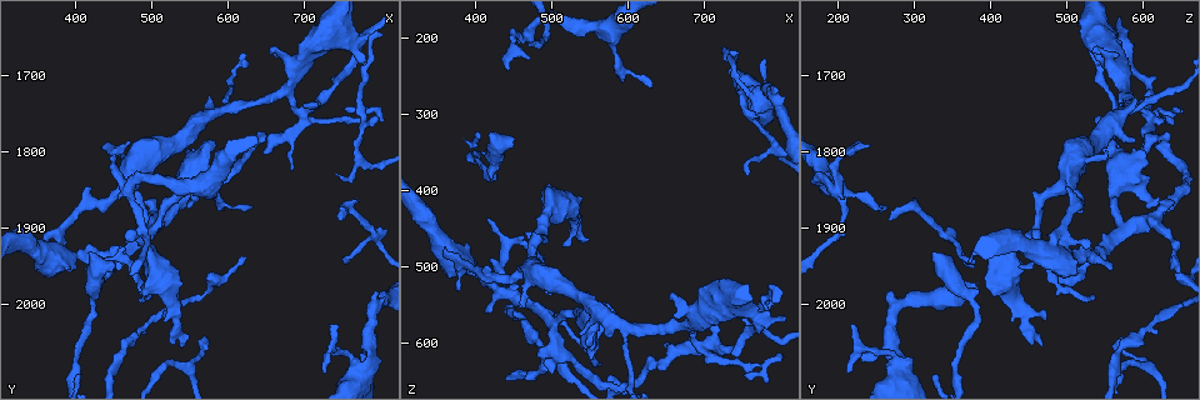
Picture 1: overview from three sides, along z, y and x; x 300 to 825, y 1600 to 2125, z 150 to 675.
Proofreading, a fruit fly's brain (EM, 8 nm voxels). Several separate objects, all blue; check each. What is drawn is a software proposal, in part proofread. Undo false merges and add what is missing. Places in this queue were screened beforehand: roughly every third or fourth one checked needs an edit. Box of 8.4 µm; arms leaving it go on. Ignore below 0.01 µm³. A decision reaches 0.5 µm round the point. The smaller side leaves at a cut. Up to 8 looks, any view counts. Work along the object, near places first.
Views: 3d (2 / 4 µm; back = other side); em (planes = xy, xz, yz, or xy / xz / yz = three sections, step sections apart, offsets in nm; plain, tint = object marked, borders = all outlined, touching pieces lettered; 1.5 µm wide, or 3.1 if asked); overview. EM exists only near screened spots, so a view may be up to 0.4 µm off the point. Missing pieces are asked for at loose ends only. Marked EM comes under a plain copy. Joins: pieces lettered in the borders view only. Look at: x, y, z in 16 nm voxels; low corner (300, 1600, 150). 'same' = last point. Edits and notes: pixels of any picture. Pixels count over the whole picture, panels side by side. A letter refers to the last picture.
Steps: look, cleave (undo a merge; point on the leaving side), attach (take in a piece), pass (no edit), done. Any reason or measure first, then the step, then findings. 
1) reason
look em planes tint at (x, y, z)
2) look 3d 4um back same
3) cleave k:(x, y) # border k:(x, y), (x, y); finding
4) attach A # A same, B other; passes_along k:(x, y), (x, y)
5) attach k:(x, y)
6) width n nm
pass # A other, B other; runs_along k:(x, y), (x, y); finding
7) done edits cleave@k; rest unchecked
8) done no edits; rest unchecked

branch stops here
look em planes borders at (740, 2030, 220)

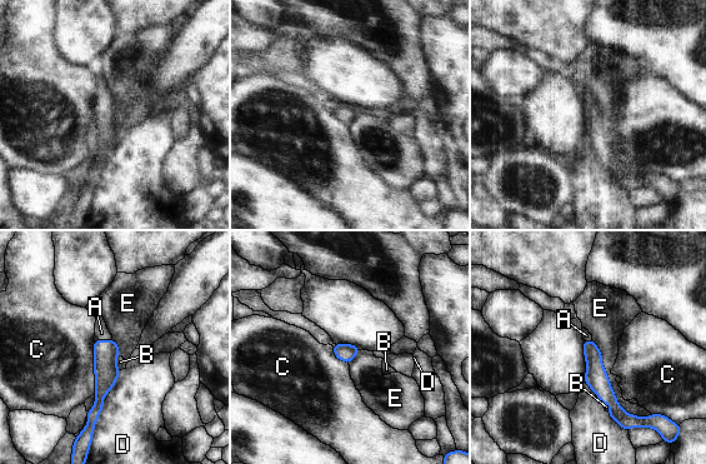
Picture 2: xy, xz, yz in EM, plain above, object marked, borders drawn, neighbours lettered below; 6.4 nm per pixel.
width 110 nm
attach A # A same, B other, C other, D other, E other; passes_along 2:(105, 352), (103, 340), (101, 333); the neuron continues

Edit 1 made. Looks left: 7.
see it whole again
look overview

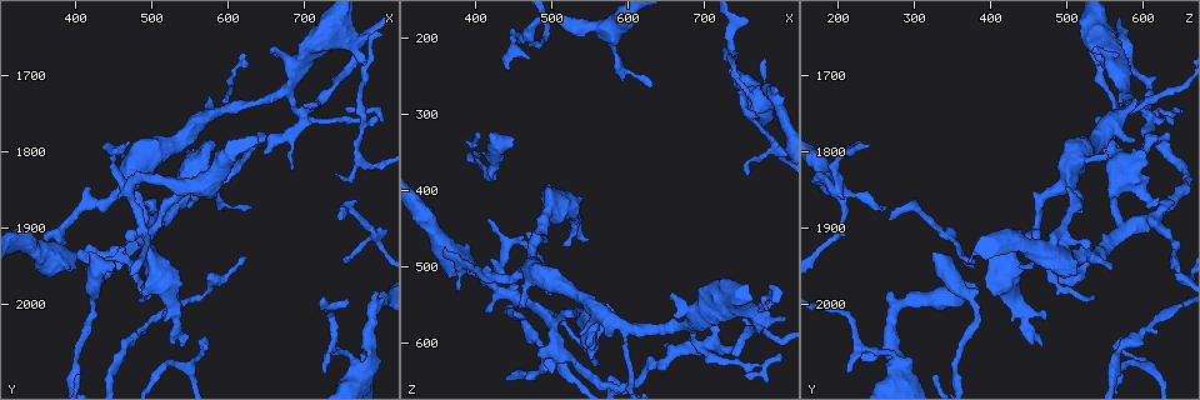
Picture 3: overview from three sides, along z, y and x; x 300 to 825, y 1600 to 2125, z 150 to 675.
three-way junction
look em planes borders at (585, 1835, 180)

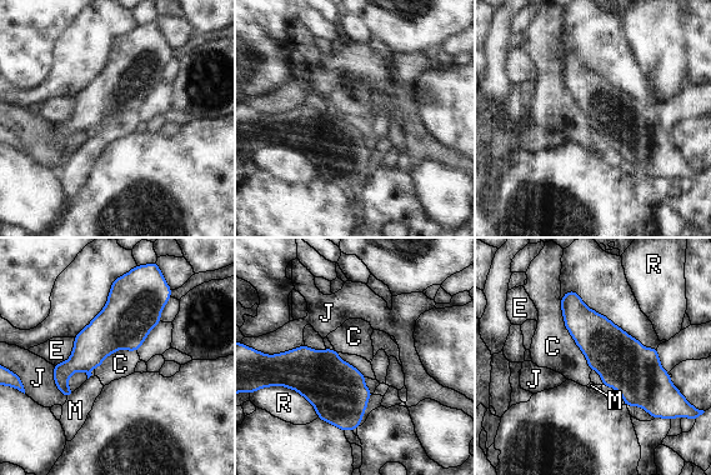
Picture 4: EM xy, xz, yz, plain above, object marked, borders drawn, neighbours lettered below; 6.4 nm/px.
longest_contact C 500 nm
pass # C other, E other, J other, M other, R other; border 4:(560, 300), (564, 326), (591, 370); continuous, no second neuron

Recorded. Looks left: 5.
free end
look em xz step 8 borders at (760, 1945, 380)

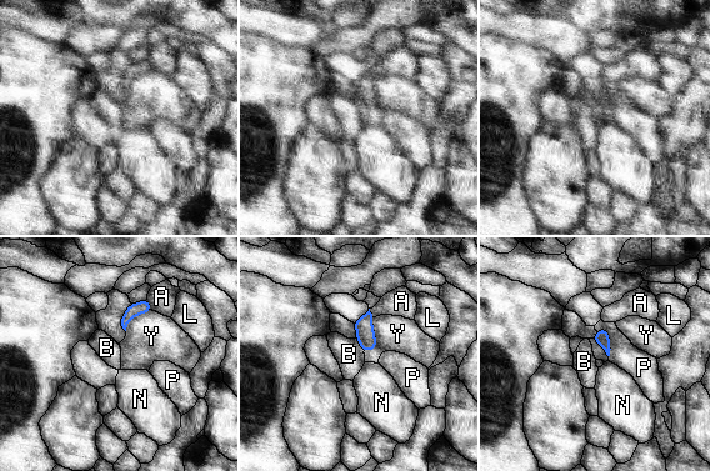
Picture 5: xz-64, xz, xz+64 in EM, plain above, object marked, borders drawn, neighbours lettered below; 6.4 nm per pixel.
width 90 nm
pass # A other, B other, L other, N other, P other, Y other; border 5:(598, 329), (609, 337), (609, 356); no lettered piece goes on from it

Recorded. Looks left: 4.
done edits attach@2; rest unchecked

